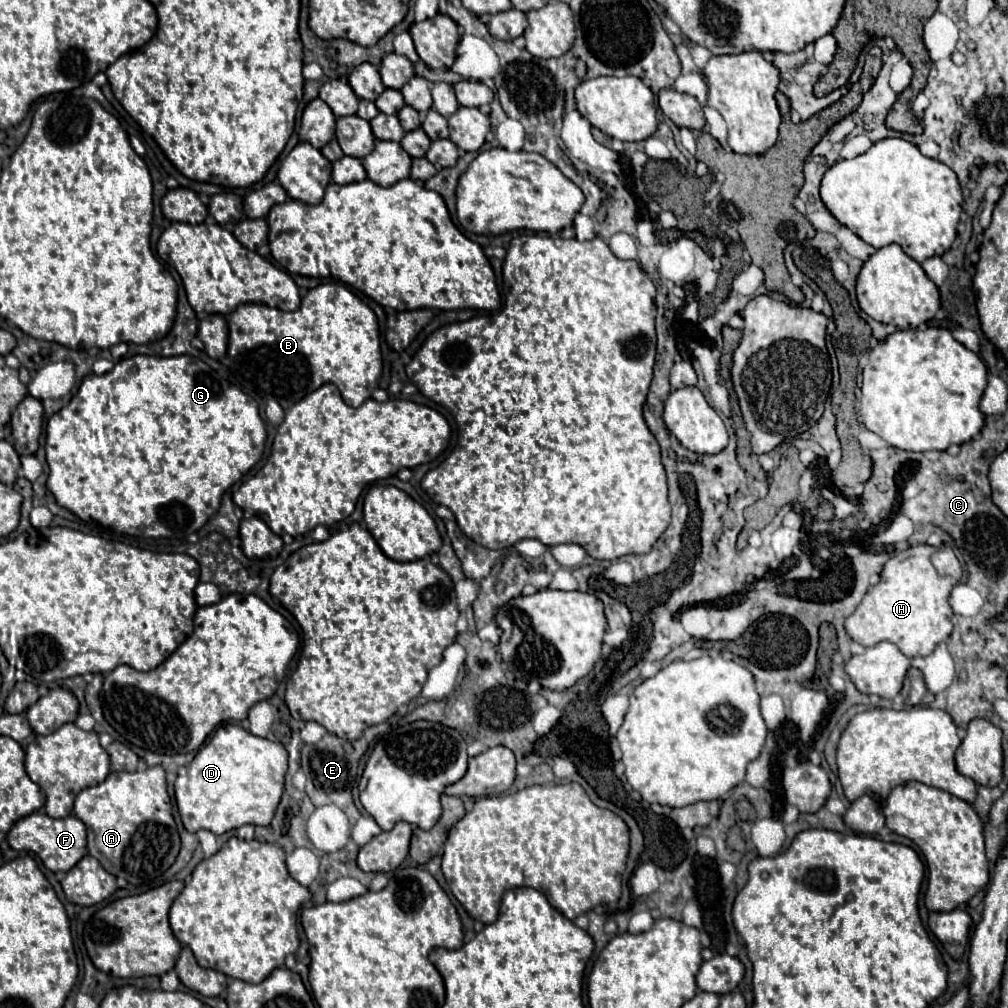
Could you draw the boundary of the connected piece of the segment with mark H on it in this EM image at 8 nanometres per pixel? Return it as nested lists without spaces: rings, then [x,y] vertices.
[[[949,545],[909,547],[885,563],[881,581],[867,591],[855,613],[847,617],[845,631],[853,641],[865,647],[889,641],[895,643],[907,657],[925,657],[933,653],[933,649],[953,631],[949,595],[961,575],[961,563]]]

